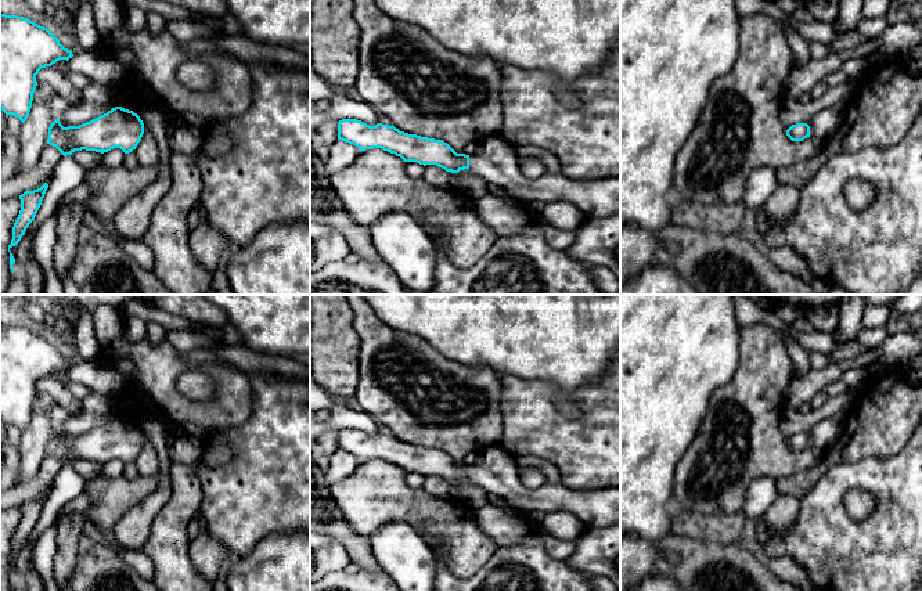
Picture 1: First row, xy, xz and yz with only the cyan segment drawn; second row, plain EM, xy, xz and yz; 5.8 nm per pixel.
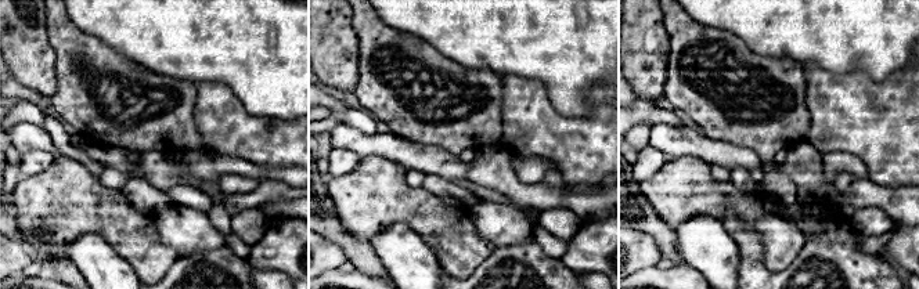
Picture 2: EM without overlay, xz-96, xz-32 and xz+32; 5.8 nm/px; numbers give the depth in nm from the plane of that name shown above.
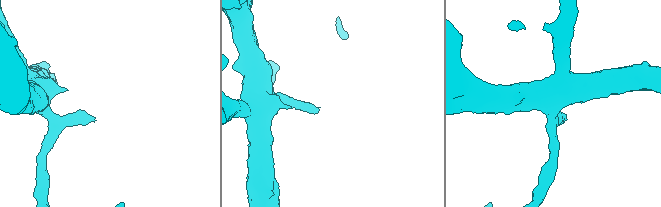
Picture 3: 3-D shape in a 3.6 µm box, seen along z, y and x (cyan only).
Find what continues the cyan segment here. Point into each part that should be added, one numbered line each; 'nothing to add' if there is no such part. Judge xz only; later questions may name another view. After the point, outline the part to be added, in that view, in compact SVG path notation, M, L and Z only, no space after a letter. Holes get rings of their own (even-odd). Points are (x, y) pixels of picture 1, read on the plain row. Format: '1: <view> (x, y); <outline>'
1: xz (494, 471); M500 446L486 448L478 454L476 462L469 466L469 480L486 493L503 498L507 507L522 512L569 512L577 516L587 527L620 525L620 487L573 490L563 484L545 483L537 490L530 490L521 482L515 457Z

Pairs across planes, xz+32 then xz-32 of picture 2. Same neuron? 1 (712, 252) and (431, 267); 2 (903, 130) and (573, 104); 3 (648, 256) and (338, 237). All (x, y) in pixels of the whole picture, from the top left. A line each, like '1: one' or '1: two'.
1: one
2: two
3: two

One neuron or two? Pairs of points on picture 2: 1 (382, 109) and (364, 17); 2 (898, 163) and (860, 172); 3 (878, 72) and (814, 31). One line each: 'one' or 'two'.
1: one
2: two
3: one

